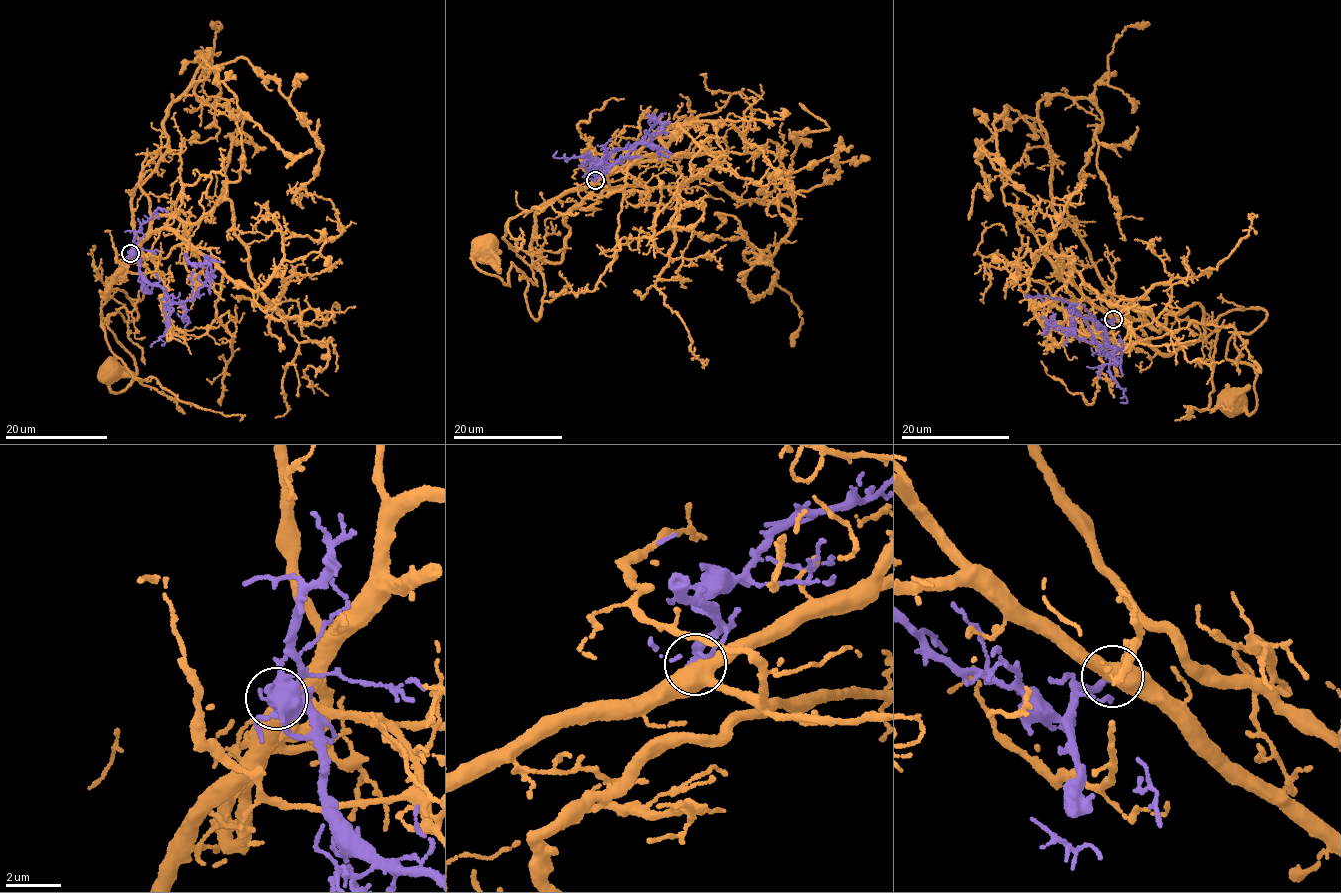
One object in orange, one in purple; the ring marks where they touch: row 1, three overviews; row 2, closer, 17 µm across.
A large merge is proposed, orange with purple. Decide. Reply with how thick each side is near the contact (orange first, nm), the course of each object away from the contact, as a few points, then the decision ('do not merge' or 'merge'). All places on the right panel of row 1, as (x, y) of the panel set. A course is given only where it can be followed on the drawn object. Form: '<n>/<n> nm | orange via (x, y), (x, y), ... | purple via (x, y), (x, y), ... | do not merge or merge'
500/380 nm | orange via (1115, 318), (1170, 354), (1259, 306), (1226, 357), (1254, 368), (1254, 411), (1234, 405) | purple via (1113, 318), (1106, 323), (1103, 342), (1116, 349), (1081, 339), (1069, 329), (1047, 323), (1048, 330), (1057, 321) | do not merge

